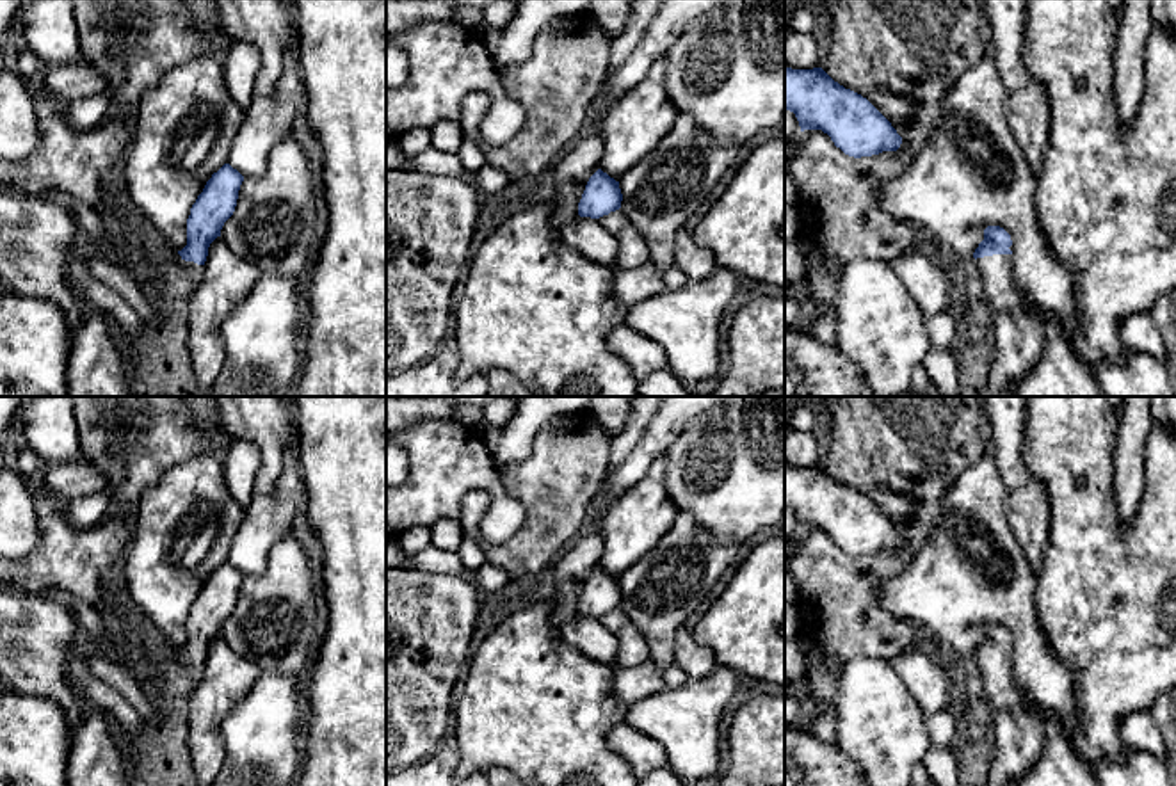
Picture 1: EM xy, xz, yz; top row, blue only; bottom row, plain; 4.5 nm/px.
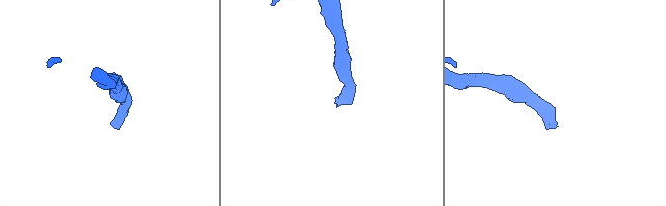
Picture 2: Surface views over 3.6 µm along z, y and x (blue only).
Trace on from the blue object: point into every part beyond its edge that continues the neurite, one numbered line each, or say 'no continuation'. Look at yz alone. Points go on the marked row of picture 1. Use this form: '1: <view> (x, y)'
1: yz (1018, 340)

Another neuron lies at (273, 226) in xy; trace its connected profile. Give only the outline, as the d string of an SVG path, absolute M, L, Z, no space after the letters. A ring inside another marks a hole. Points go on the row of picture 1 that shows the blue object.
M286 135L262 176L244 178L233 215L221 237L262 274L299 274L317 244L317 203L310 164Z

